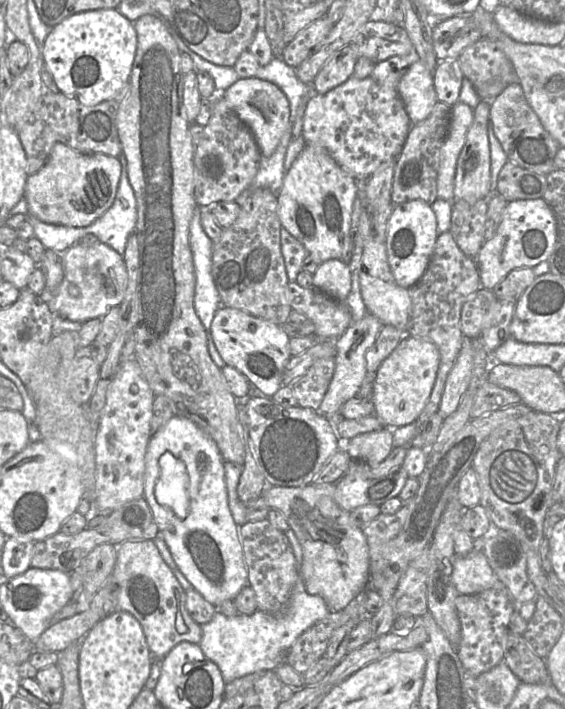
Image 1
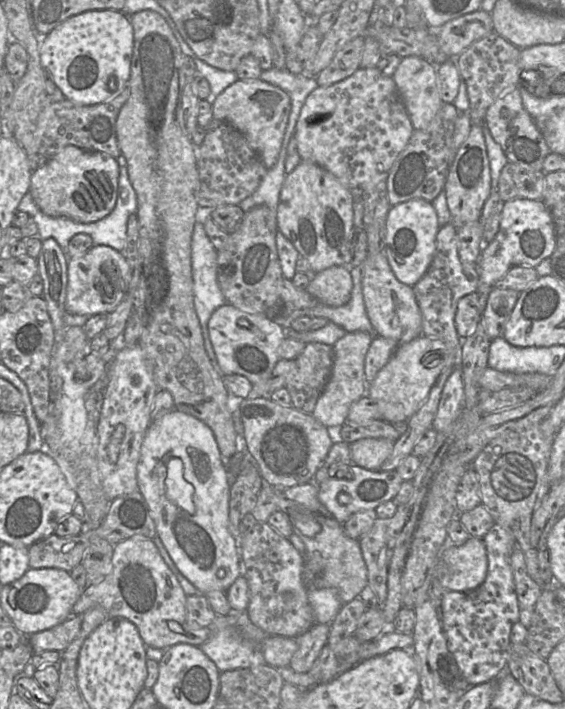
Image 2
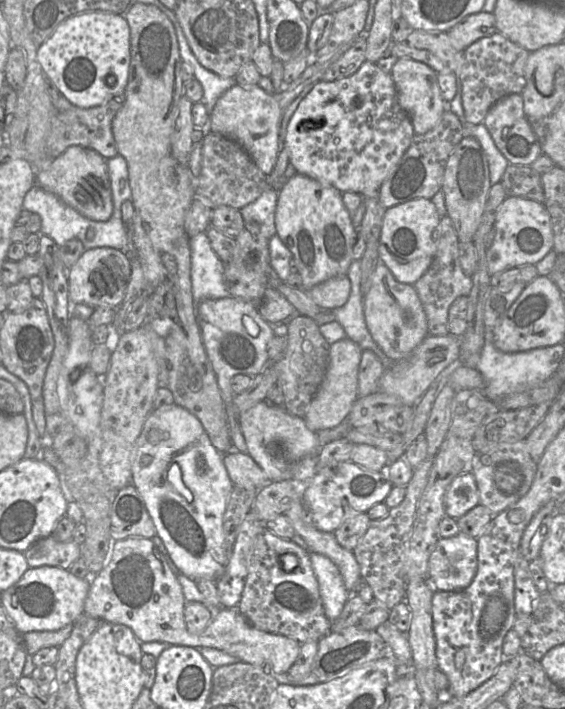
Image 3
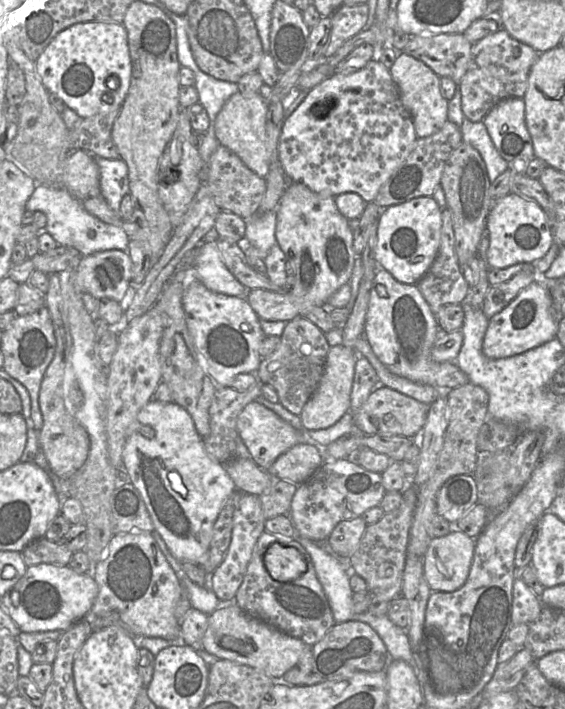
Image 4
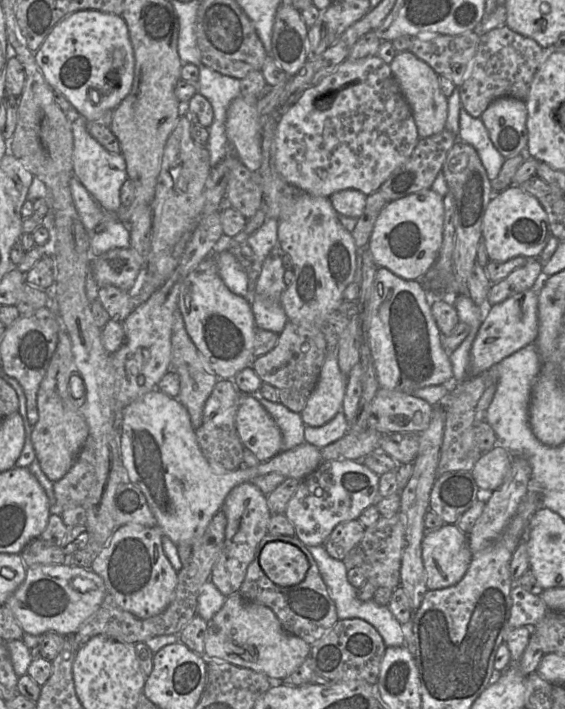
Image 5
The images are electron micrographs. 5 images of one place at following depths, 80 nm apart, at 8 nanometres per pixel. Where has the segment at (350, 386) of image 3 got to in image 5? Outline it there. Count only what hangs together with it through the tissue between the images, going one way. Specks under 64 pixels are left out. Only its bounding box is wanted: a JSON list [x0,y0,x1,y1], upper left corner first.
[300,349,347,427]

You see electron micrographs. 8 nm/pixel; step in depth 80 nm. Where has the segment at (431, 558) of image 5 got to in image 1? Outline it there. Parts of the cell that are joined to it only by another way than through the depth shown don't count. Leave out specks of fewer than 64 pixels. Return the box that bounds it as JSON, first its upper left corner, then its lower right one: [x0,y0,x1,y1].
[452,547,499,594]

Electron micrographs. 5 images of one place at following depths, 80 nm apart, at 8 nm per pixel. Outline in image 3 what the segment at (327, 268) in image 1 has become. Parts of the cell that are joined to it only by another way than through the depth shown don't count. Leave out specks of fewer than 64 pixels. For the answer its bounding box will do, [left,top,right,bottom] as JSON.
[307,275,351,309]

